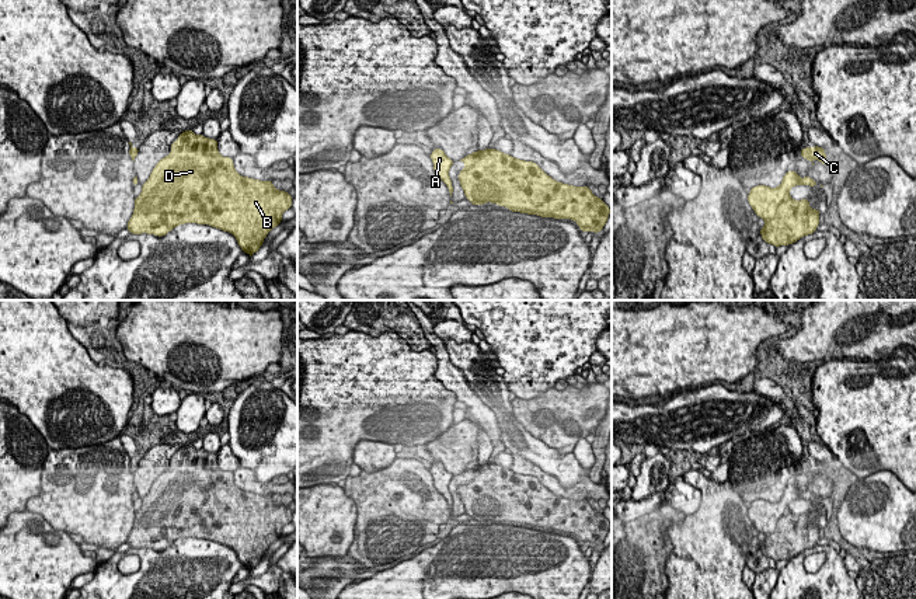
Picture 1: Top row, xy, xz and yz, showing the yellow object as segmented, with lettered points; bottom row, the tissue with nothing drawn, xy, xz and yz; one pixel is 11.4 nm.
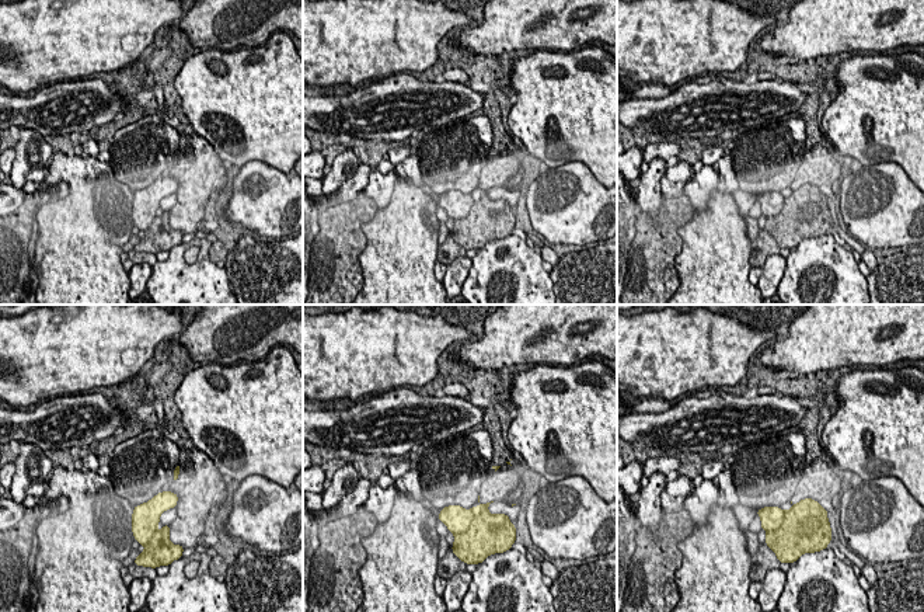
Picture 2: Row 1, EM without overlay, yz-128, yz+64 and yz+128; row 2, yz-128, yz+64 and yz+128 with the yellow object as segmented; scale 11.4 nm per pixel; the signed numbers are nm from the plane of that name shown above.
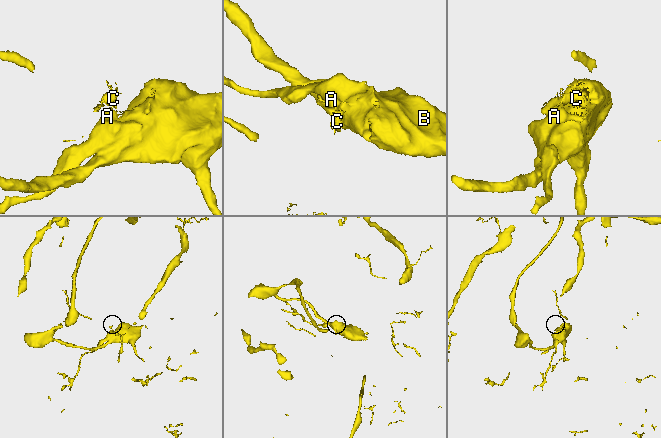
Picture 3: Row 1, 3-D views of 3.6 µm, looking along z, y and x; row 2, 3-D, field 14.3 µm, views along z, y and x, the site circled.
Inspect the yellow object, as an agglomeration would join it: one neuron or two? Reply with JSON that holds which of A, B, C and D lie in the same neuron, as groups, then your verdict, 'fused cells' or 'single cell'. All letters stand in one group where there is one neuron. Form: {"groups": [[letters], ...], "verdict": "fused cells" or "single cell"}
{"groups": [["A", "B", "D"], ["C"]], "verdict": "fused cells"}

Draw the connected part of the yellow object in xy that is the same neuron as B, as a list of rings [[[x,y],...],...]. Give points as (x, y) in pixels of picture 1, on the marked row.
[[[184,130],[171,143],[171,153],[156,164],[142,185],[126,229],[132,234],[147,233],[163,237],[178,224],[208,223],[210,227],[231,233],[241,250],[251,257],[260,250],[267,234],[282,222],[283,212],[292,208],[293,196],[276,189],[274,181],[240,175],[233,163],[231,157],[219,154],[217,139]]]

